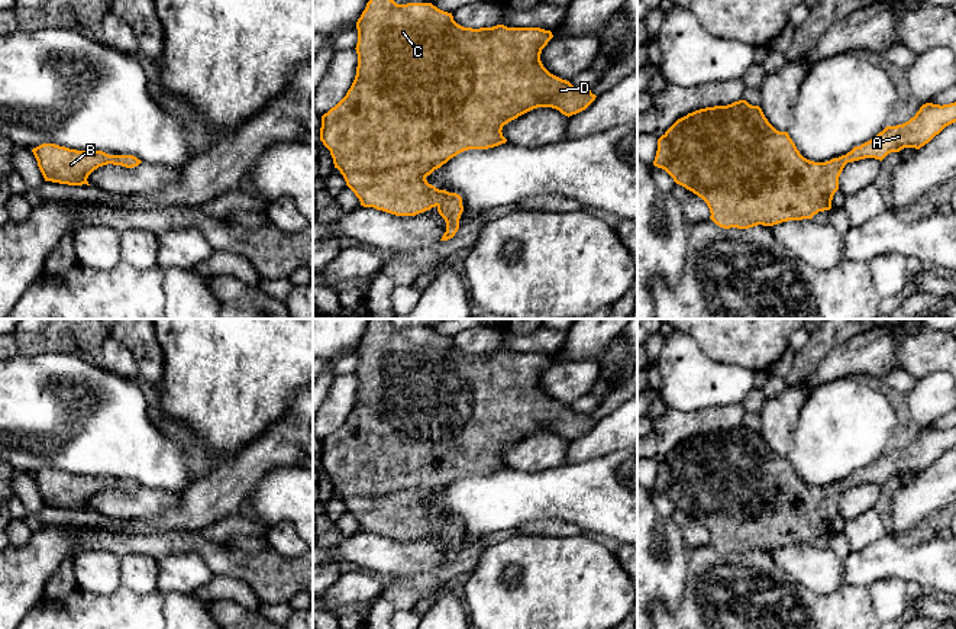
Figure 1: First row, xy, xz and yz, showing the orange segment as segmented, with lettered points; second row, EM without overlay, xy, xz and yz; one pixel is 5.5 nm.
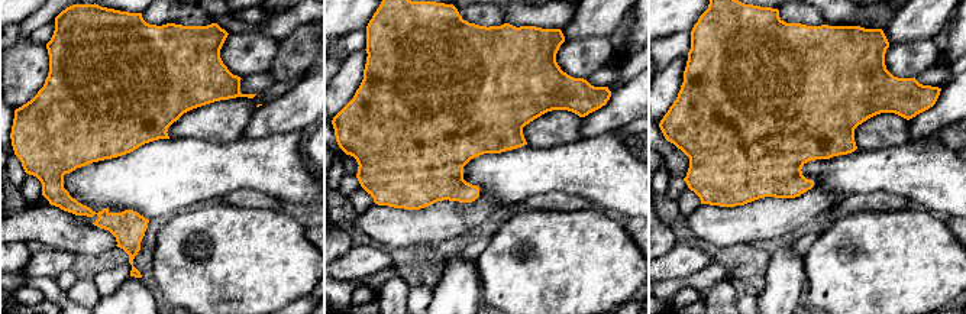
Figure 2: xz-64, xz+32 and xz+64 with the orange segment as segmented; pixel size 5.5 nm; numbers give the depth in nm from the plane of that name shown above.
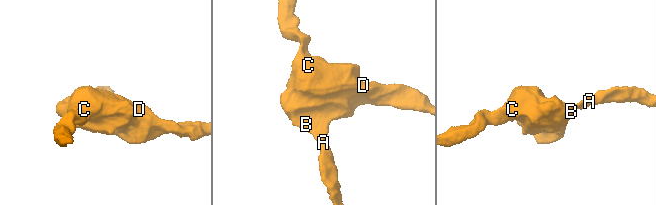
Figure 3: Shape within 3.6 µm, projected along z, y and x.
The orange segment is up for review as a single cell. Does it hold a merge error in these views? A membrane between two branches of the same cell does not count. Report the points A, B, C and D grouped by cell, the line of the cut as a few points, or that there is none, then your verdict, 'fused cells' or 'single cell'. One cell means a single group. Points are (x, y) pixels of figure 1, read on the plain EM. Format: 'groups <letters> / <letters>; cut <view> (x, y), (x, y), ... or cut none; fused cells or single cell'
groups A B C D; cut none; single cell

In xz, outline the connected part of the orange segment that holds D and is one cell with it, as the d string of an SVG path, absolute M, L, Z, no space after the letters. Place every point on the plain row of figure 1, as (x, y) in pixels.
M372 319L356 354L356 400L346 420L322 441L320 465L361 530L395 541L416 541L436 532L446 546L440 565L458 557L462 522L429 509L427 500L464 475L506 468L503 451L533 433L552 432L569 442L585 435L597 422L591 415L576 413L543 391L540 378L553 359L540 352L464 352L453 345L452 338L432 328L397 329L387 319Z

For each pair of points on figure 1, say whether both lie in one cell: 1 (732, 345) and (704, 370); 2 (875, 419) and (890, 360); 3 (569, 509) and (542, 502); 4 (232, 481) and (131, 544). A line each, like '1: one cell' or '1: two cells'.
1: two cells
2: two cells
3: one cell
4: two cells

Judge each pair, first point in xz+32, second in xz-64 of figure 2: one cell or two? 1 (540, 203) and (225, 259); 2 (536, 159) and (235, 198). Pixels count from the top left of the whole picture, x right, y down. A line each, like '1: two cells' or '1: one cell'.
1: two cells
2: two cells

